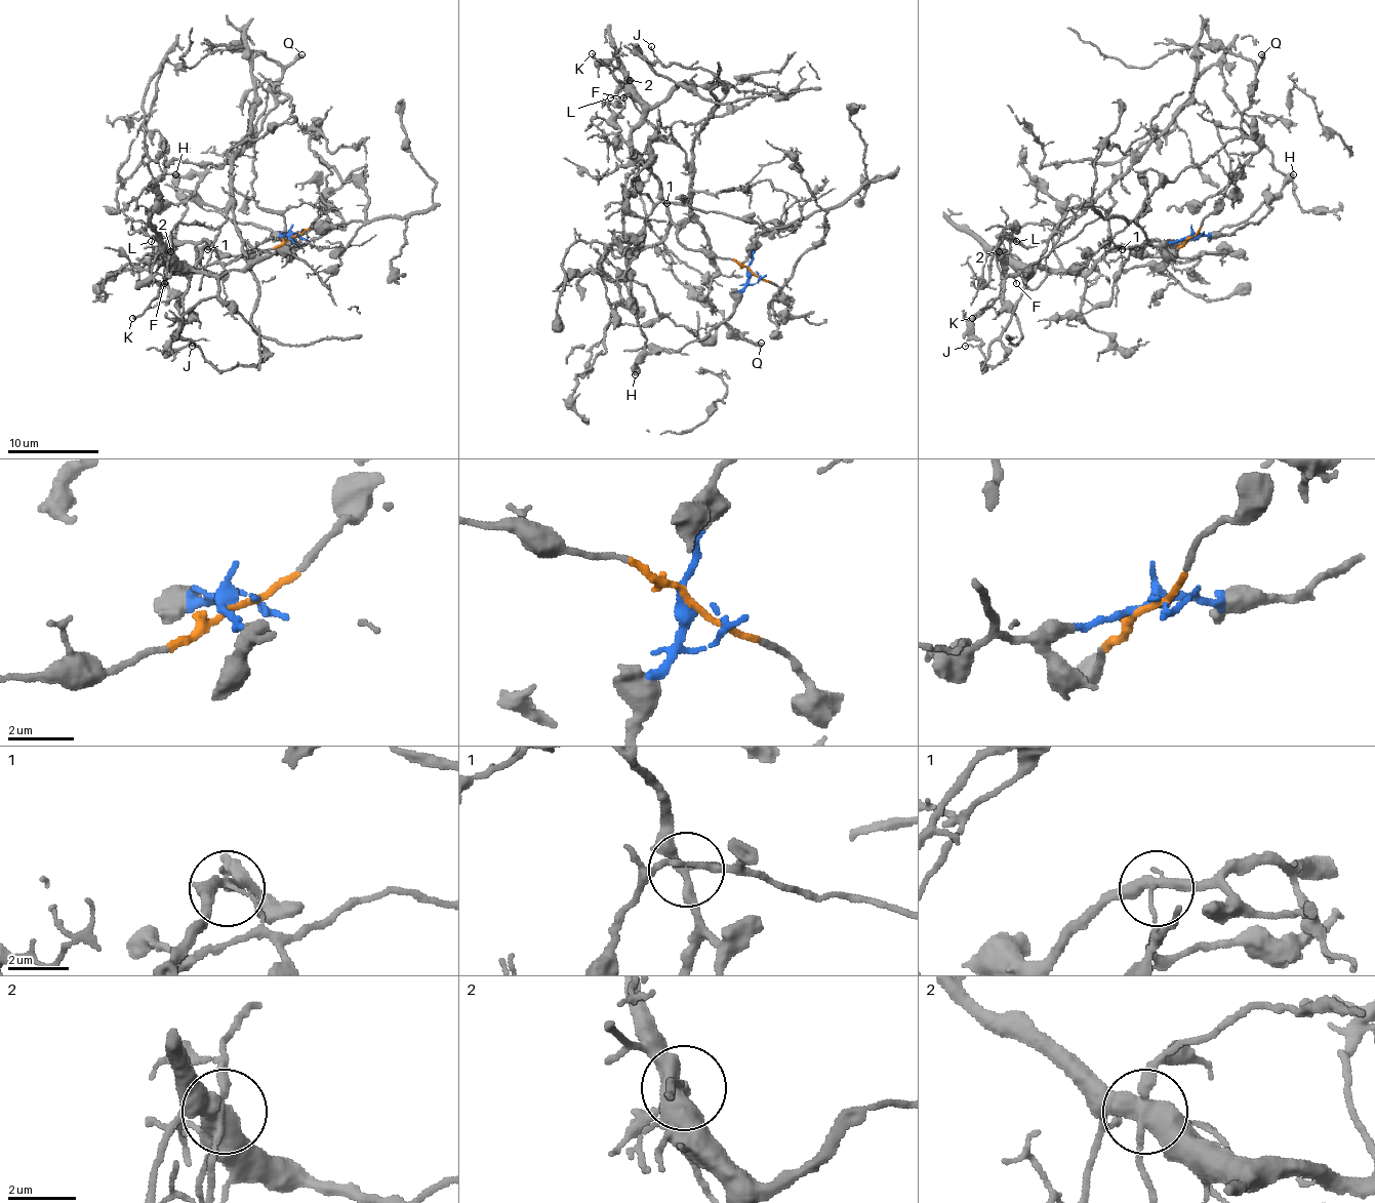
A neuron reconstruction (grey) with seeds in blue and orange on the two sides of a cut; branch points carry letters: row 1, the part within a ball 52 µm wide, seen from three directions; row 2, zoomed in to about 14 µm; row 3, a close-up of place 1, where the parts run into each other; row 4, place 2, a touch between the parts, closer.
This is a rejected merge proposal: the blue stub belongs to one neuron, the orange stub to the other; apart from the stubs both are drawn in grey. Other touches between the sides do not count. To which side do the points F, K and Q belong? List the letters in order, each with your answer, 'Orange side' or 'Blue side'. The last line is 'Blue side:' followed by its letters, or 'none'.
F: Orange side
K: Blue side
Q: Blue side
Blue side: K, Q

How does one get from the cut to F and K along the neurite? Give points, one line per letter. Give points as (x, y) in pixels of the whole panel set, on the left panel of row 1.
F: (291, 237), (259, 253), (202, 251), (189, 272), (173, 272), (179, 267), (164, 283)
K: (291, 235), (362, 224), (355, 244), (298, 244), (234, 190), (218, 226), (170, 233), (159, 292), (132, 317)

